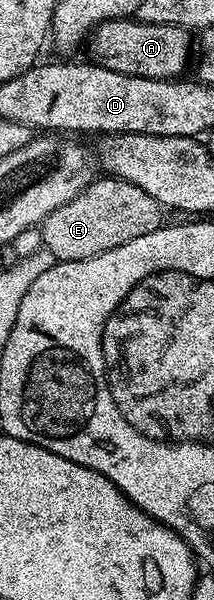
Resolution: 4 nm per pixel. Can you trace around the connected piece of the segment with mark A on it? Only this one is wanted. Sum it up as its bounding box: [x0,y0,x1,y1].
[85,17,193,79]

